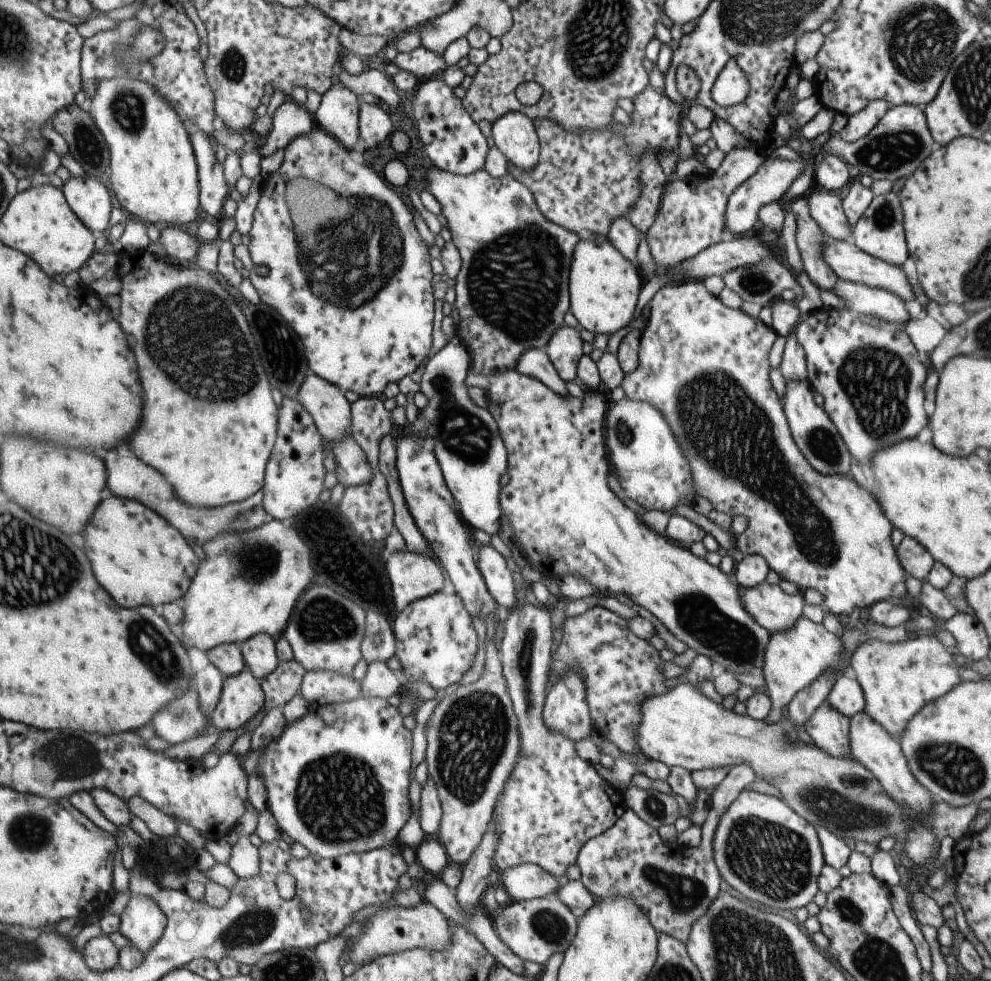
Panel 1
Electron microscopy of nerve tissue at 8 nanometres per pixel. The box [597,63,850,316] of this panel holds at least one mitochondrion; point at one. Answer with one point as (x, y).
(755, 283)

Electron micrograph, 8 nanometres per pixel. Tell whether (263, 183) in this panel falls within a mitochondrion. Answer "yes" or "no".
no

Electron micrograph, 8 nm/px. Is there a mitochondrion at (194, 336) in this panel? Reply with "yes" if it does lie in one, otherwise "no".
yes

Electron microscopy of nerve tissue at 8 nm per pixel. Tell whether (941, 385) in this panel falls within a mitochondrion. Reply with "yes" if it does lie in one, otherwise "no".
no

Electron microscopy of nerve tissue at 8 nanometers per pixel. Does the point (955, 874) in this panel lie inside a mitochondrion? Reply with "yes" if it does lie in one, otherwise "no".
no

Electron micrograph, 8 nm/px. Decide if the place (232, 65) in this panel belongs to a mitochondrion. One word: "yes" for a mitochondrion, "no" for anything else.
yes

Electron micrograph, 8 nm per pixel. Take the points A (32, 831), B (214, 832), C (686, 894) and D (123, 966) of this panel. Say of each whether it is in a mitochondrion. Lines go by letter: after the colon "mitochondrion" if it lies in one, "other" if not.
A: mitochondrion
B: other
C: mitochondrion
D: other

